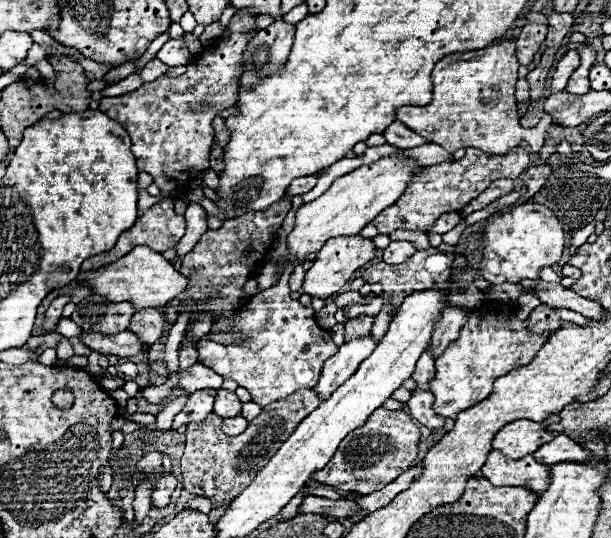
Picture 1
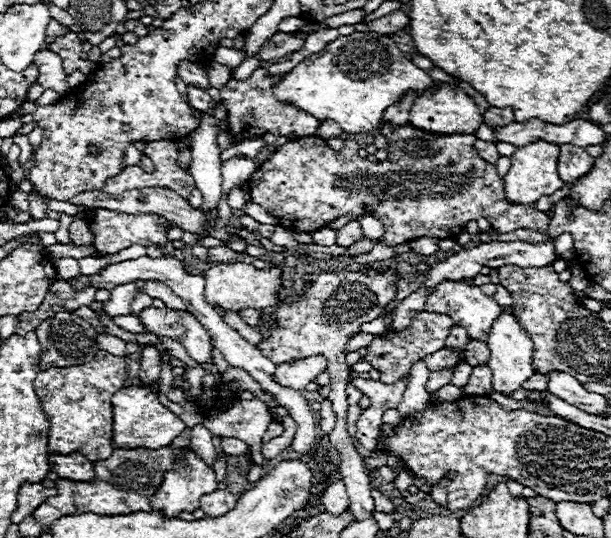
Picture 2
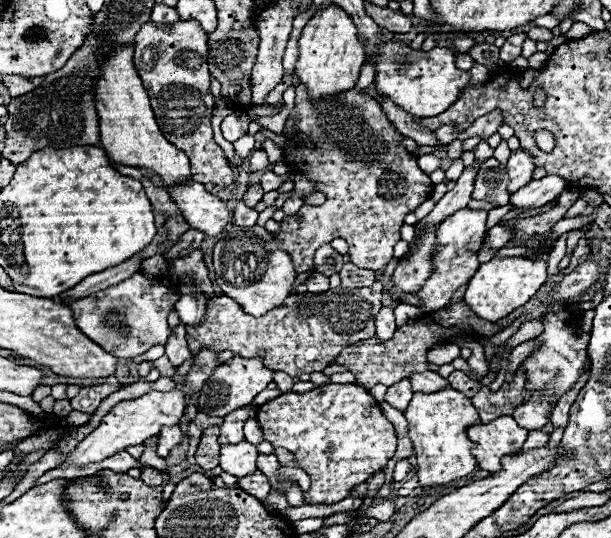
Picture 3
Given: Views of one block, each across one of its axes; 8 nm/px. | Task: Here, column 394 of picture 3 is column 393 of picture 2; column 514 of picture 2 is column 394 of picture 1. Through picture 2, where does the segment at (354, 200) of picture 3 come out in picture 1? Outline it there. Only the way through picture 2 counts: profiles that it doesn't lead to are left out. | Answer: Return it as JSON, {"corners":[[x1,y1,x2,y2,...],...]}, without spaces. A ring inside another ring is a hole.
{"corners":[[468,148,466,156,458,162,442,162,434,166,426,166,408,186,408,190,402,194,402,198,388,206,384,212,380,212,374,218,374,224,380,234,390,234,394,230,418,230,428,232,434,222,452,210,462,210,468,206,474,198,478,198,494,180,500,178,518,178,528,168,528,150,526,148,512,148,504,156,484,152,478,148]]}

